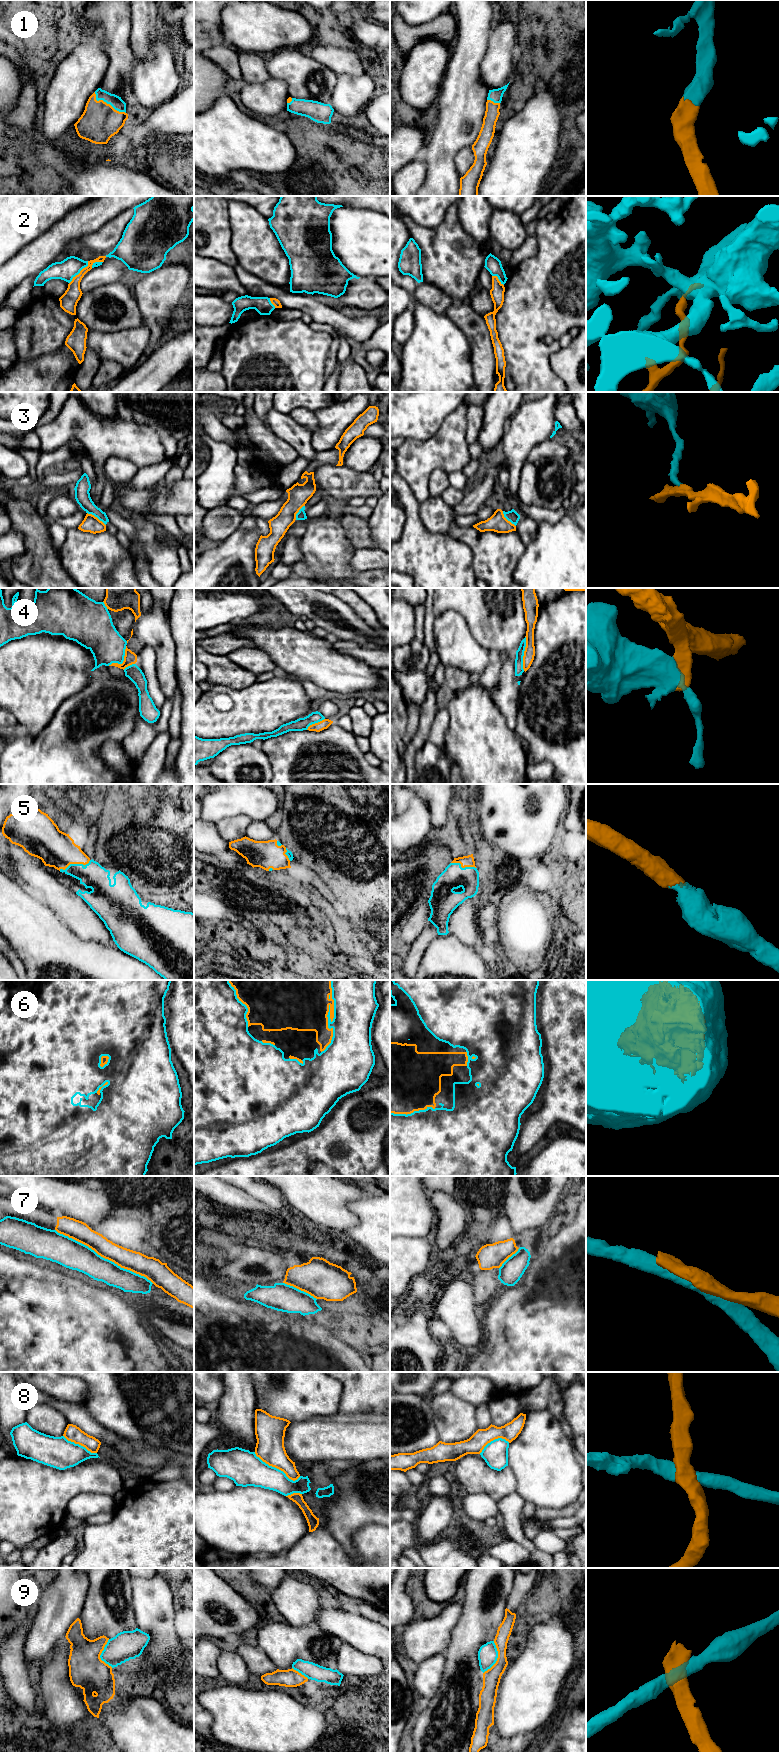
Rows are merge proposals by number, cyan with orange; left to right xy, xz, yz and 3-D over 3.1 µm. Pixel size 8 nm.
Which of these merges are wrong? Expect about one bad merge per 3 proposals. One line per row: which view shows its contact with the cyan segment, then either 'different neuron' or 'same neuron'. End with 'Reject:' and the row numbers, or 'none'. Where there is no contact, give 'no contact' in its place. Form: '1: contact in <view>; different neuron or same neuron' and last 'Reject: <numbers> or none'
1: contact in xy; same neuron
2: contact in xy; different neuron
3: contact in xy; different neuron
4: contact in yz; different neuron
5: contact in xy; same neuron
6: contact in xz; same neuron
7: contact in xy; different neuron
8: contact in xz; different neuron
9: contact in yz; different neuron
Reject: 2, 3, 4, 7, 8, 9

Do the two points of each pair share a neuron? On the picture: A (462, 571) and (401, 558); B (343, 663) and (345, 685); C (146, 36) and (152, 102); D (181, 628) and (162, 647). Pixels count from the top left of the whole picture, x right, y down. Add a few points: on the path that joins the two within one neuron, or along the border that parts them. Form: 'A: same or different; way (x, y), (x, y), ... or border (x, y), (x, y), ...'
A: same; way (447, 571), (432, 559), (416, 558)
B: same; way (343, 668), (345, 680)
C: different; border (154, 37), (153, 57), (150, 60), (138, 60)
D: different; border (169, 625), (169, 630), (174, 640), (176, 660)

